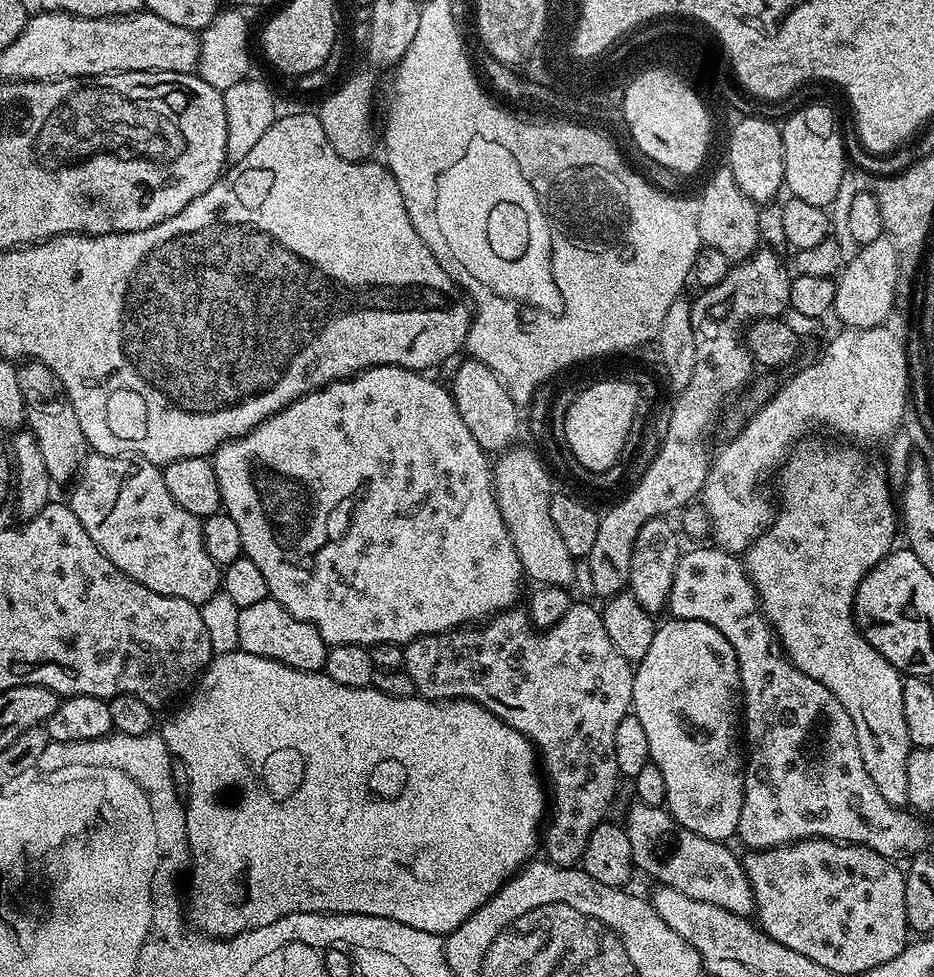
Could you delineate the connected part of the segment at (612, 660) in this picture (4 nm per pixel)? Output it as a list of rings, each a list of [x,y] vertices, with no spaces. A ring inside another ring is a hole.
[[[573,603],[570,610],[566,610],[564,617],[558,623],[543,630],[532,627],[527,611],[505,610],[496,613],[487,622],[479,626],[465,626],[451,632],[435,632],[429,636],[420,636],[417,640],[411,640],[403,645],[404,663],[403,671],[414,682],[416,692],[426,700],[475,700],[488,712],[492,712],[506,726],[518,730],[527,740],[532,741],[537,753],[539,763],[542,765],[543,775],[546,777],[547,787],[550,789],[550,811],[546,816],[546,823],[542,828],[542,852],[552,864],[563,868],[575,868],[584,859],[586,842],[592,831],[605,819],[604,811],[612,804],[616,796],[616,759],[614,758],[614,730],[618,730],[618,722],[622,722],[624,716],[629,715],[632,707],[632,674],[633,665],[622,654],[618,654],[614,642],[606,634],[604,617],[599,611],[596,612],[588,604]]]

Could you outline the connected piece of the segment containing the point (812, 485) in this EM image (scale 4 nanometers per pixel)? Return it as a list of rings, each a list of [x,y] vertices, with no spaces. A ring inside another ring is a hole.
[[[811,438],[805,439],[793,447],[787,459],[778,468],[778,476],[780,474],[780,504],[778,500],[778,507],[775,509],[772,522],[768,528],[749,548],[744,549],[742,563],[744,572],[748,575],[748,580],[756,591],[756,599],[760,602],[760,611],[768,619],[768,625],[772,627],[786,659],[798,670],[802,670],[802,674],[810,674],[810,678],[822,682],[822,686],[826,686],[826,690],[830,690],[830,694],[834,694],[834,698],[838,698],[838,702],[842,702],[842,710],[846,710],[846,714],[850,714],[850,722],[854,722],[856,748],[862,754],[862,766],[866,766],[866,774],[870,774],[874,786],[878,786],[878,791],[882,793],[882,798],[886,798],[886,802],[904,806],[908,804],[906,758],[913,750],[906,734],[906,718],[902,715],[902,682],[904,676],[890,662],[886,662],[886,658],[882,658],[882,654],[878,654],[878,650],[874,650],[874,646],[870,646],[870,642],[866,642],[866,638],[860,633],[860,627],[856,625],[856,617],[852,614],[852,607],[856,601],[856,591],[862,582],[862,578],[866,578],[866,574],[871,568],[885,554],[893,551],[894,545],[897,543],[895,540],[896,536],[898,540],[898,508],[894,503],[894,490],[888,484],[887,471],[881,465],[879,468],[878,465],[871,464],[859,452],[861,451],[859,447],[844,447],[848,448],[823,448],[818,441],[811,440]]]

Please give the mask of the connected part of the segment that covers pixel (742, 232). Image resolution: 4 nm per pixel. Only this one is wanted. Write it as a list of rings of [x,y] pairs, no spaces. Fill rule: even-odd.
[[[720,166],[720,169],[709,178],[708,185],[701,190],[700,200],[698,199],[696,204],[696,221],[701,245],[719,250],[733,262],[747,260],[761,243],[758,234],[759,213],[758,205],[746,194],[742,194],[738,182],[734,182],[730,169],[727,166]]]

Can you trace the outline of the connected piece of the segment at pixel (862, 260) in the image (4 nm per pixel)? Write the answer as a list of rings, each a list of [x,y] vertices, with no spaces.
[[[883,235],[874,238],[874,242],[859,245],[855,251],[856,257],[845,263],[836,280],[832,312],[844,328],[878,328],[896,305],[896,284],[900,281],[898,250],[894,250],[894,242]]]

